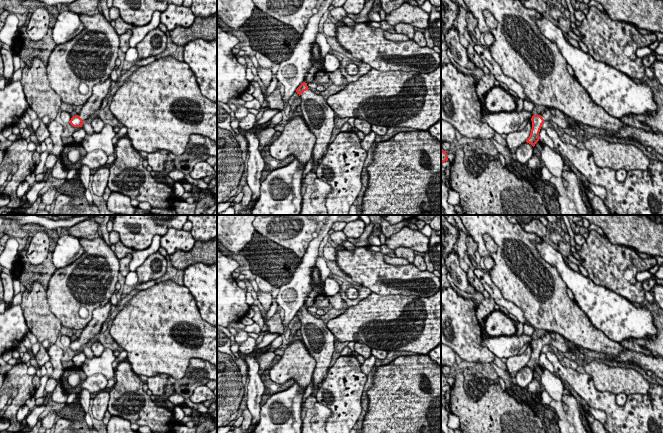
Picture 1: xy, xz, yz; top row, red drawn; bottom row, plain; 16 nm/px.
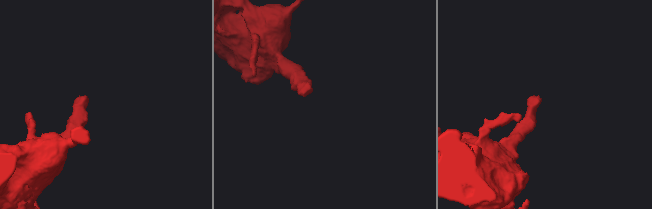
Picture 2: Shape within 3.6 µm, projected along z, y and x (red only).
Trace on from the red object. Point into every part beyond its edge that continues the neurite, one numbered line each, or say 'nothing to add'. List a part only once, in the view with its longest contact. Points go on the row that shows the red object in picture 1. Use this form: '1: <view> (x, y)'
1: xz (320, 118)

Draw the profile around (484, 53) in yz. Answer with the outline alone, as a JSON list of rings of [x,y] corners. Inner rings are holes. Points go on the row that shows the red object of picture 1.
[[[476,44],[474,46],[474,50],[480,56],[484,65],[490,70],[490,73],[498,82],[504,83],[509,90],[514,91],[523,101],[526,100],[527,96],[524,93],[523,87],[514,79],[503,74],[499,64],[491,56],[488,47],[483,48],[482,46]]]

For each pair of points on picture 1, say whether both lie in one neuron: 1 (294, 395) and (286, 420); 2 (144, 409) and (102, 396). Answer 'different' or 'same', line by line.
1: same
2: different

